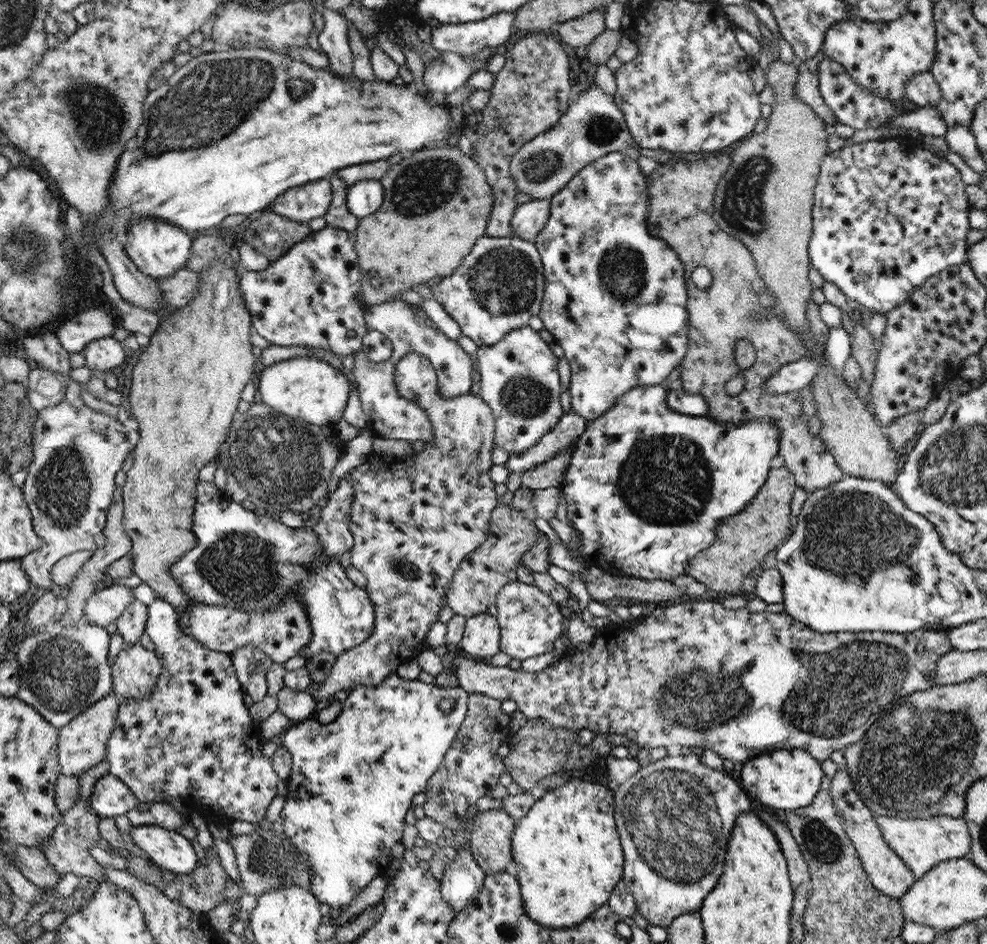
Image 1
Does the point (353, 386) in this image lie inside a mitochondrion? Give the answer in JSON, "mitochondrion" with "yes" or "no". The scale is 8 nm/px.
{"mitochondrion":"no"}

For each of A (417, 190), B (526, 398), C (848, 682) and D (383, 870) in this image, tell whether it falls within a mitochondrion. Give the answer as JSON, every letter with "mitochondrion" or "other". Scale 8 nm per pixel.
{"A":"mitochondrion","B":"mitochondrion","C":"mitochondrion","D":"other"}

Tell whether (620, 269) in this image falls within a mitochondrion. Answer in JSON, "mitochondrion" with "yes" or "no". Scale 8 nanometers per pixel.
{"mitochondrion":"yes"}

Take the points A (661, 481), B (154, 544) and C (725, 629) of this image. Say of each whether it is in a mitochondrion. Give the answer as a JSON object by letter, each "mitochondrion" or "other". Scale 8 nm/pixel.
{"A":"mitochondrion","B":"other","C":"other"}

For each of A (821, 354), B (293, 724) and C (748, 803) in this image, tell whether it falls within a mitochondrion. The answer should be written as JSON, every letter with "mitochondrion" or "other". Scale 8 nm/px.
{"A":"other","B":"other","C":"other"}

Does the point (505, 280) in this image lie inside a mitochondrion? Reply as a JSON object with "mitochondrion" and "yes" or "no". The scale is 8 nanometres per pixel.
{"mitochondrion":"yes"}

